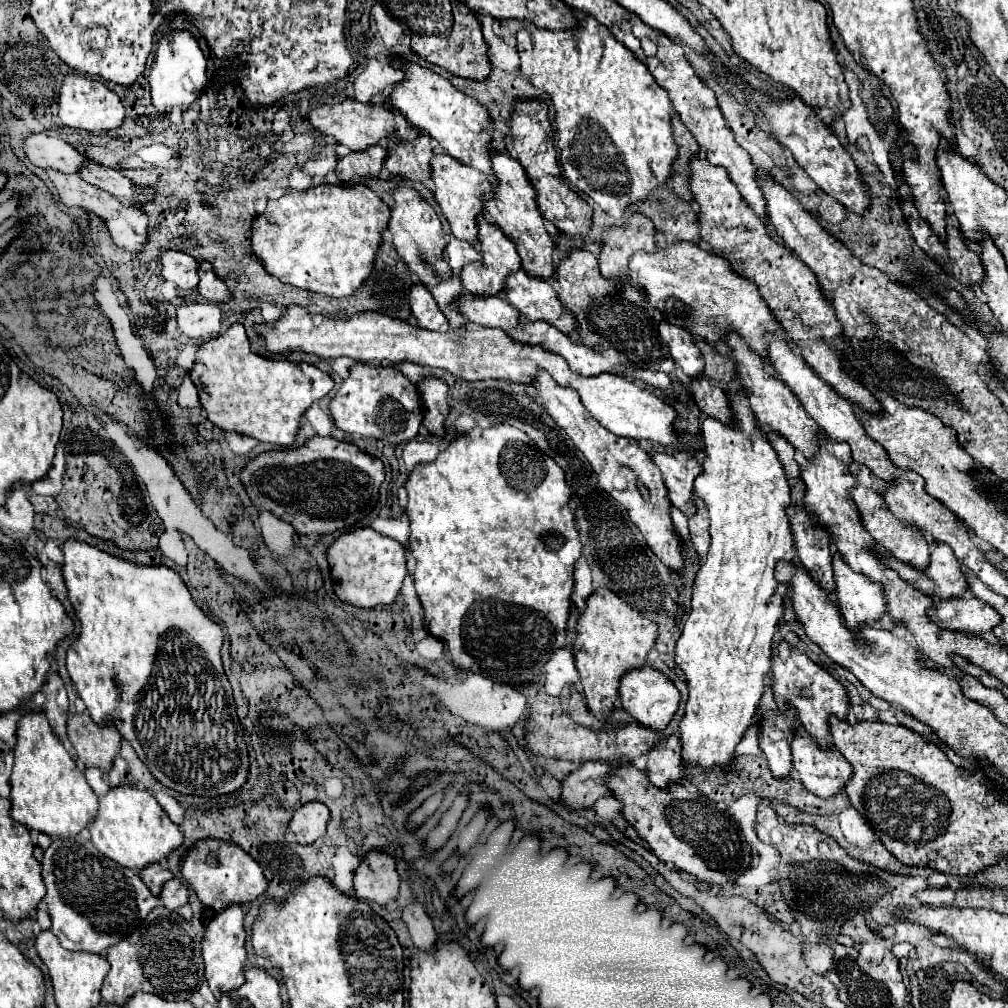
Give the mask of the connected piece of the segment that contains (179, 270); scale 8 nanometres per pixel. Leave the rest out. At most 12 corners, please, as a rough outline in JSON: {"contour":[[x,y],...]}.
{"contour":[[180,250],[160,252],[164,280],[182,290],[198,284],[198,260]]}

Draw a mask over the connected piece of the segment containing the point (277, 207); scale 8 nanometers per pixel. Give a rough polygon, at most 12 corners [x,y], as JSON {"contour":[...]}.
{"contour":[[368,186],[268,200],[268,274],[330,298],[374,268],[390,208]]}

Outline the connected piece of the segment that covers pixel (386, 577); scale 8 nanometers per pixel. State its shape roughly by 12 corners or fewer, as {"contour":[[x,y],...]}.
{"contour":[[372,528],[342,534],[328,562],[336,596],[392,604],[408,574],[404,546]]}

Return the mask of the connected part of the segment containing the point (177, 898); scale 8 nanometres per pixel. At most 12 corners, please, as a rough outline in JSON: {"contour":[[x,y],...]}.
{"contour":[[172,878],[158,900],[176,910],[188,904],[188,888]]}

